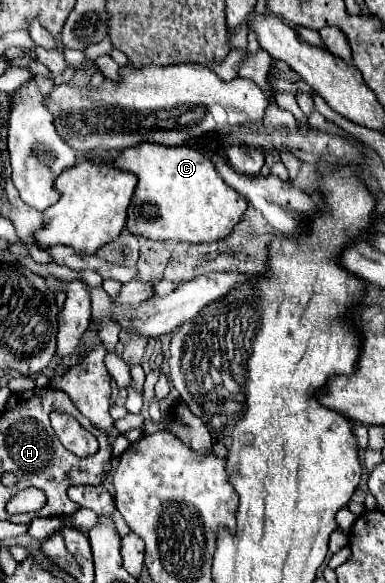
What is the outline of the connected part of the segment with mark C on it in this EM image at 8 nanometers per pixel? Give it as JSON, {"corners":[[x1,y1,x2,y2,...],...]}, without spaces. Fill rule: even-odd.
{"corners":[[140,143,122,151,114,165,138,175,138,187,126,223,134,235,162,241,176,239,186,243,212,243,228,237,248,207,248,201,224,183,210,157,194,145,168,147,158,143]]}

